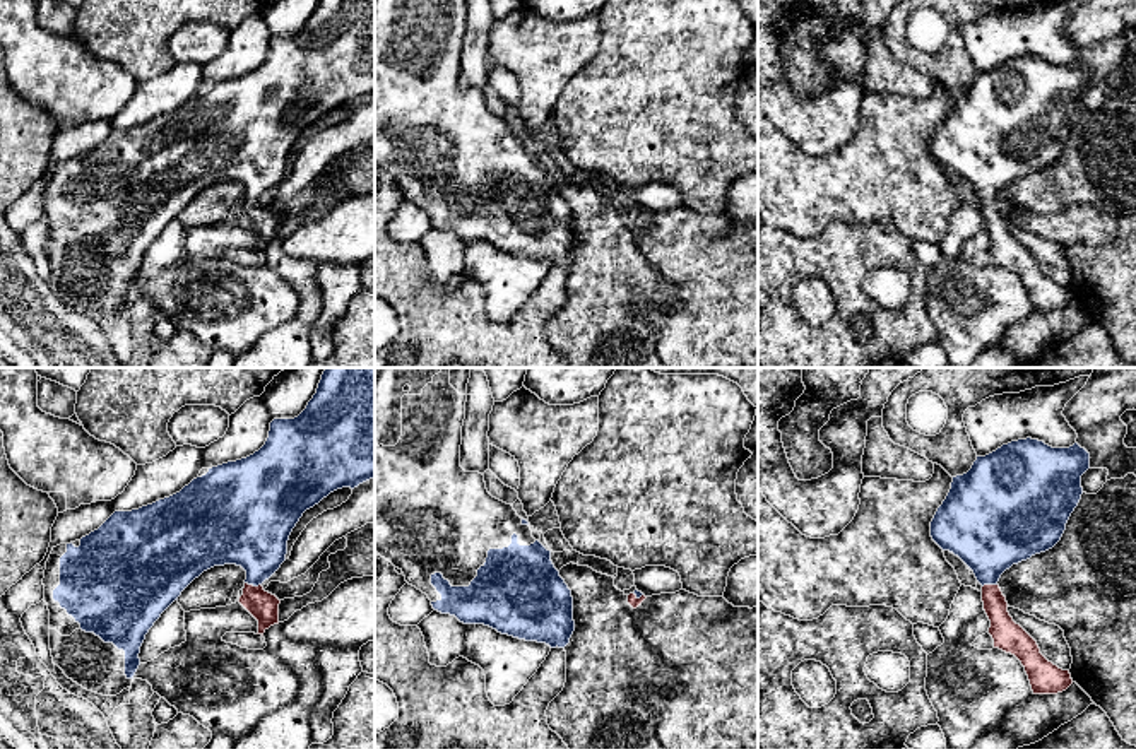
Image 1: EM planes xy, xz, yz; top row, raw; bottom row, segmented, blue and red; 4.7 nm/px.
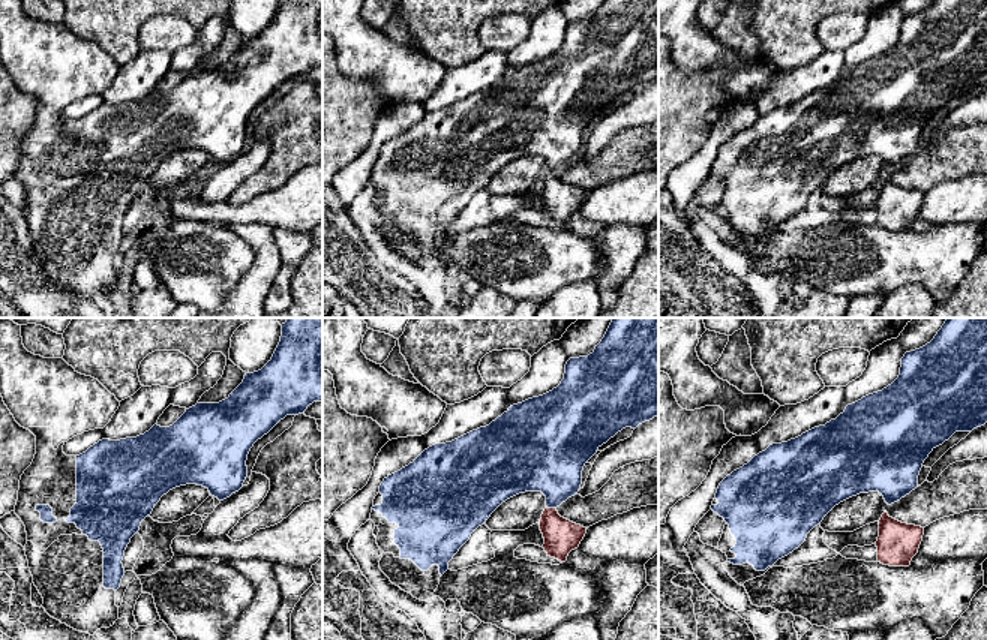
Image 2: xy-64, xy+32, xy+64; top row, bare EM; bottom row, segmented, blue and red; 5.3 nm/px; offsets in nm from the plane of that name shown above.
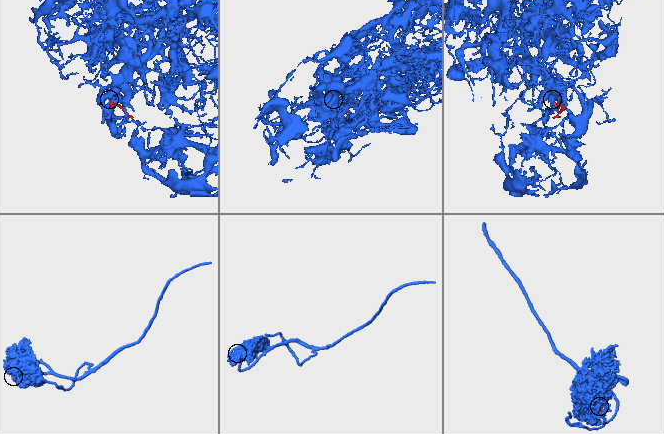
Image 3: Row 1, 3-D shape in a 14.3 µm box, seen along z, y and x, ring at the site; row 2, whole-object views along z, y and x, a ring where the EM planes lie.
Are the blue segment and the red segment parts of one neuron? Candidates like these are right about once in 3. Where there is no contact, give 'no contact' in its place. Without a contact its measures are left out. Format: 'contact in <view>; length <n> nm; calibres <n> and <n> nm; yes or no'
contact in xy; length 80 nm; calibres 340 and 140 nm; yes

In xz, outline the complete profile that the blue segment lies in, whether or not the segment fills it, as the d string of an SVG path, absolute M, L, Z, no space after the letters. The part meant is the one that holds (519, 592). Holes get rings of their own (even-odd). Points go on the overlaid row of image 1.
M375 368L375 374L375 551L399 568L409 585L426 593L435 610L455 616L464 624L484 624L518 640L565 648L575 631L573 597L551 561L551 551L532 537L529 522L520 518L512 504L488 492L482 474L465 472L460 467L462 426L470 368Z

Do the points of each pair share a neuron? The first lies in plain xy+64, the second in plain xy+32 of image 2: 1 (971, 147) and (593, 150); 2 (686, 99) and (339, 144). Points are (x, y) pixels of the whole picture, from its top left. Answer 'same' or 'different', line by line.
1: different
2: same

